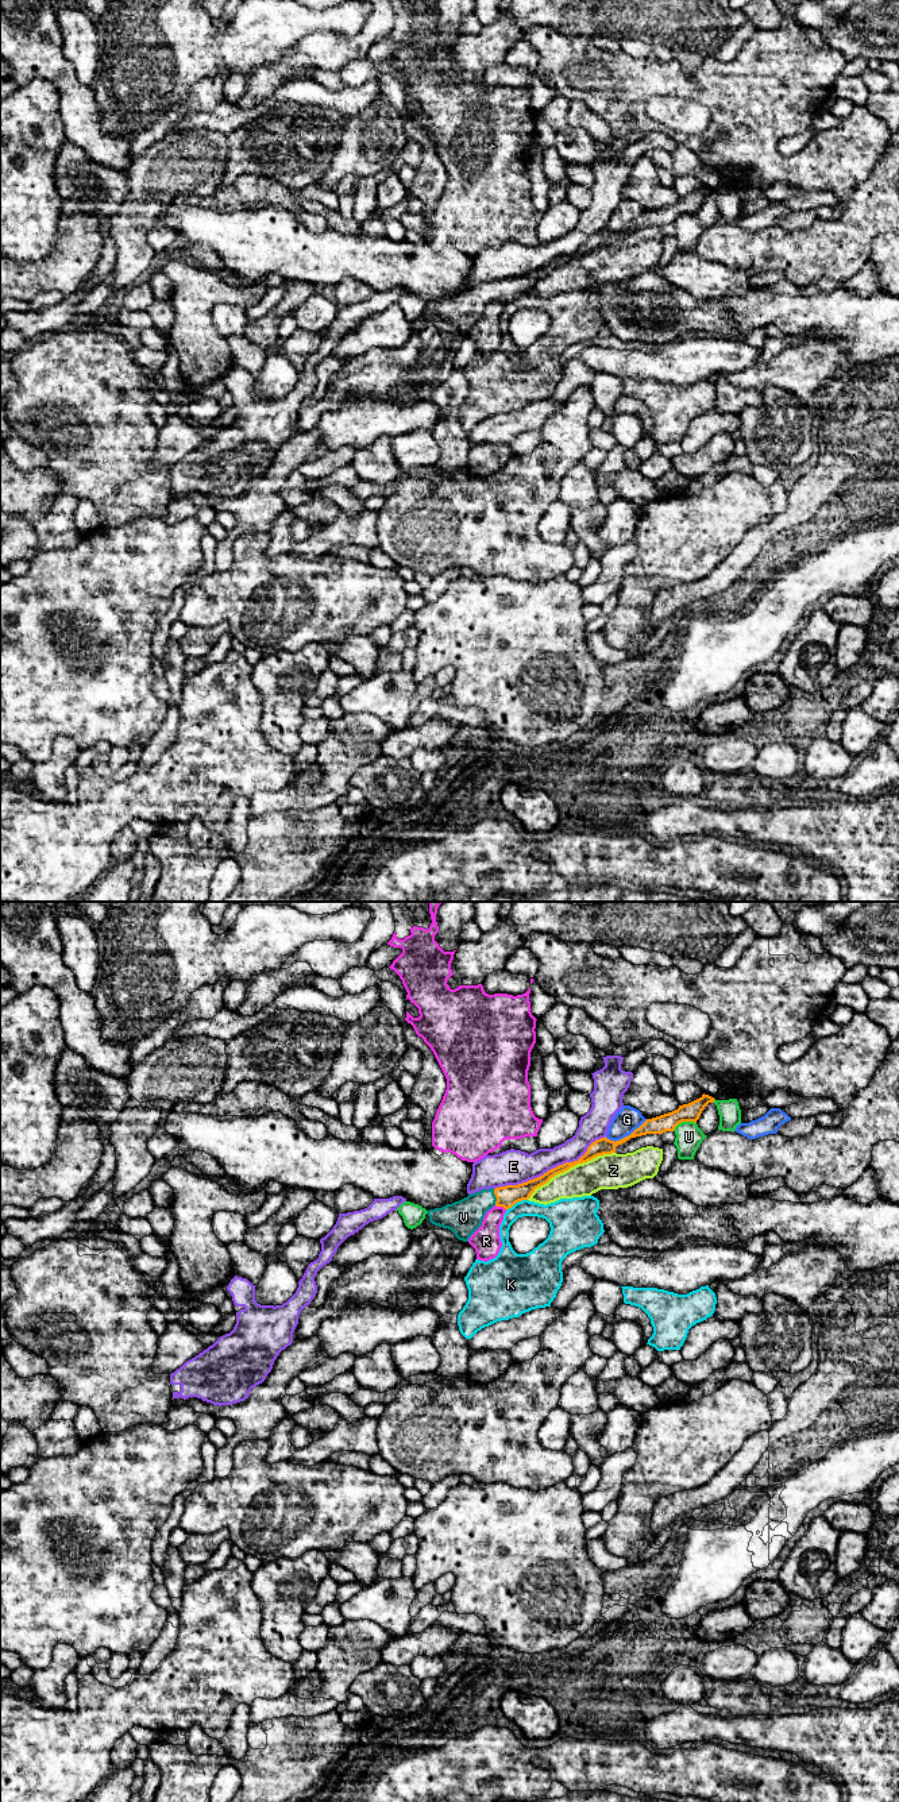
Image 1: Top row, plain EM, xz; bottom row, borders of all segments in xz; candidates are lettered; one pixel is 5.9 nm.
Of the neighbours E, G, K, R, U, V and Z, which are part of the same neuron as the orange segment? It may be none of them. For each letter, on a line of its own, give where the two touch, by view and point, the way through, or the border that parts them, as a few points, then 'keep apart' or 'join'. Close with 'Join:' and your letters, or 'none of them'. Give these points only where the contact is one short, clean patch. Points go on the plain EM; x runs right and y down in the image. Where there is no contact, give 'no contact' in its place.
E: meets orange in xz at (551, 262); keep apart
G: meets orange in xz at (625, 230); keep apart
K: meets orange in xz at (516, 294); border along xz (527, 292), (516, 294), (506, 303); keep apart
R: meets orange in xz at (501, 298); border along xz (496, 297), (505, 303); keep apart
U: meets orange in xz at (683, 213); keep apart
V: meets orange in xz at (496, 289); runs through xz (506, 289), (496, 289), (478, 296), (463, 311); join
Z: meets orange in xz at (570, 259); keep apart
Join: V

